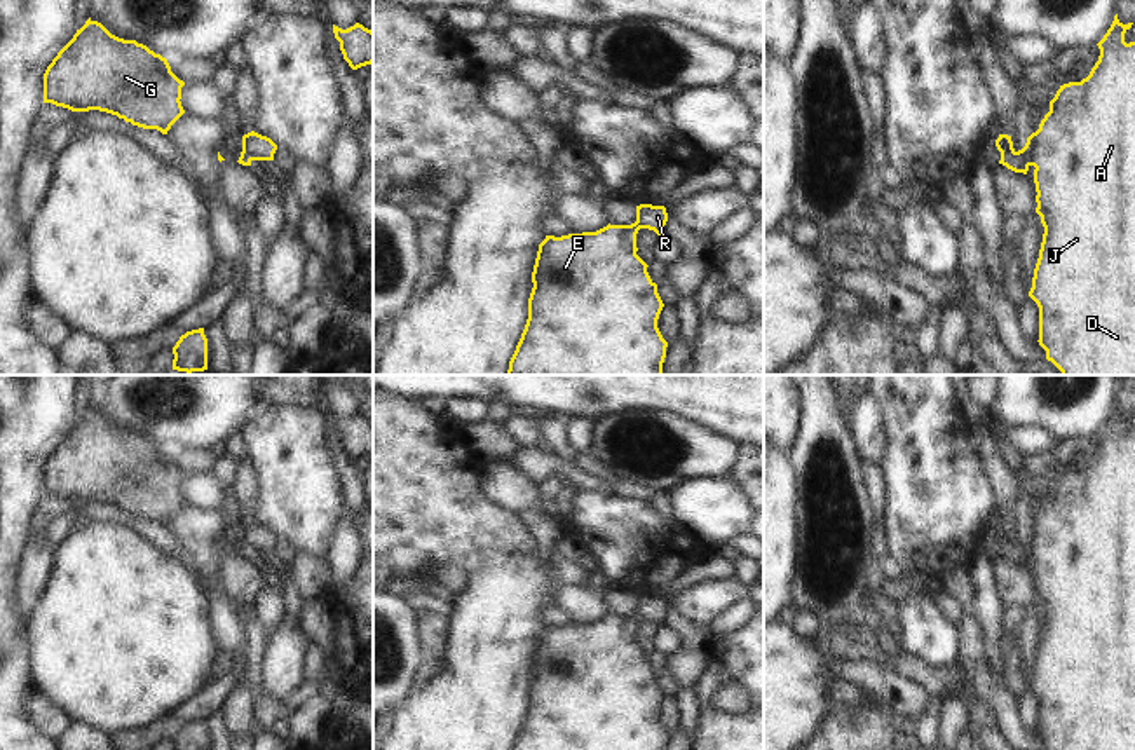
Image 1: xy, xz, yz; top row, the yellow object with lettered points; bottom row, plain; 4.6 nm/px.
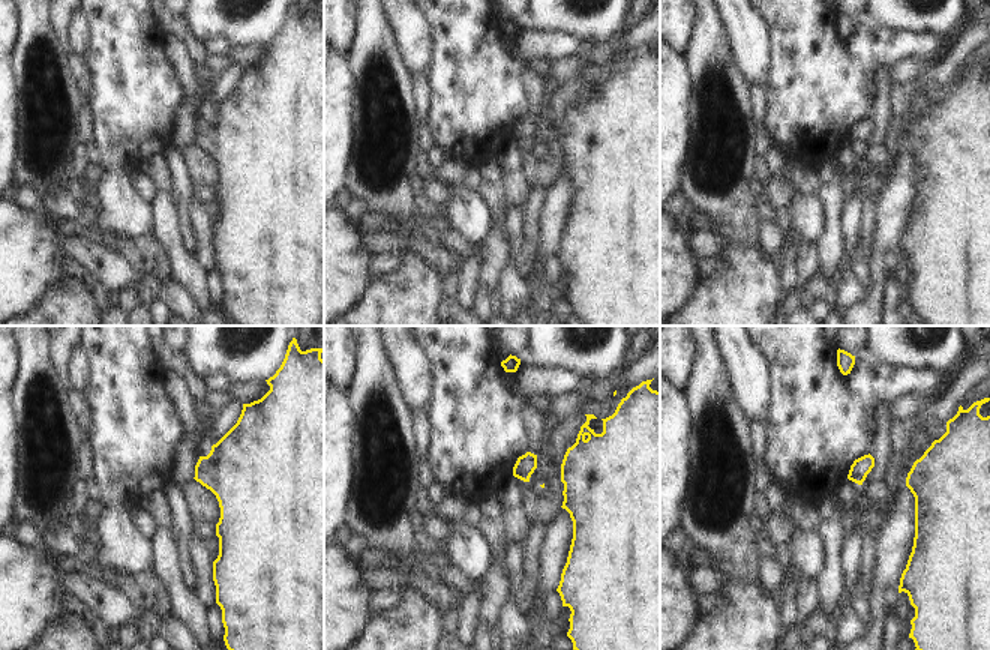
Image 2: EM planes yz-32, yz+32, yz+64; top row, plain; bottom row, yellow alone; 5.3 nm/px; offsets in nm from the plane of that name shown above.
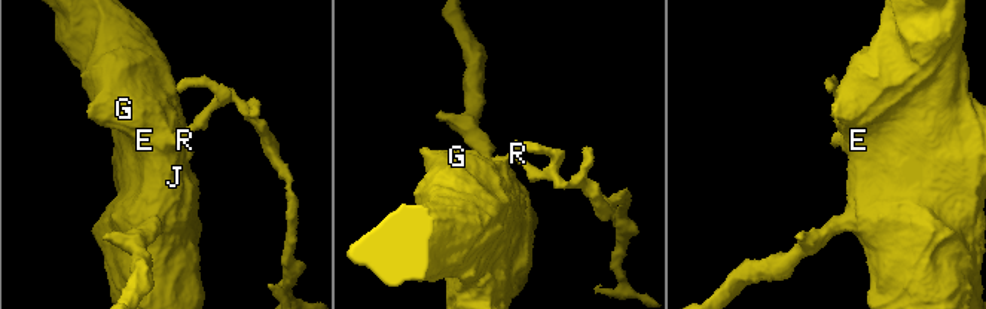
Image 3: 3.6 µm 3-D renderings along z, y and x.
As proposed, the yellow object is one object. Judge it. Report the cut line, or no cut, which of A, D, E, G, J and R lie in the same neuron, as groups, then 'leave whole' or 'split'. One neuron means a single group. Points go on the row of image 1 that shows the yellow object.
cut in yz along (1012, 142), (1001, 154); A D E G J / R; split

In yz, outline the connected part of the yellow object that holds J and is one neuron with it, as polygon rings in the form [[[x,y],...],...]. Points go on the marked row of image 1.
[[[1114,16],[1090,75],[1060,85],[1025,147],[1016,152],[1011,141],[999,160],[1023,174],[1036,167],[1036,213],[1044,234],[1029,297],[1039,307],[1037,342],[1062,375],[1135,375],[1135,42],[1125,42],[1132,24]]]

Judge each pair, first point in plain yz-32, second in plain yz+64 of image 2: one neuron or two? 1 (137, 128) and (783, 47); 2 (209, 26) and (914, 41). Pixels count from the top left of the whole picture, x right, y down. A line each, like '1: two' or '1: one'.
1: one
2: two

